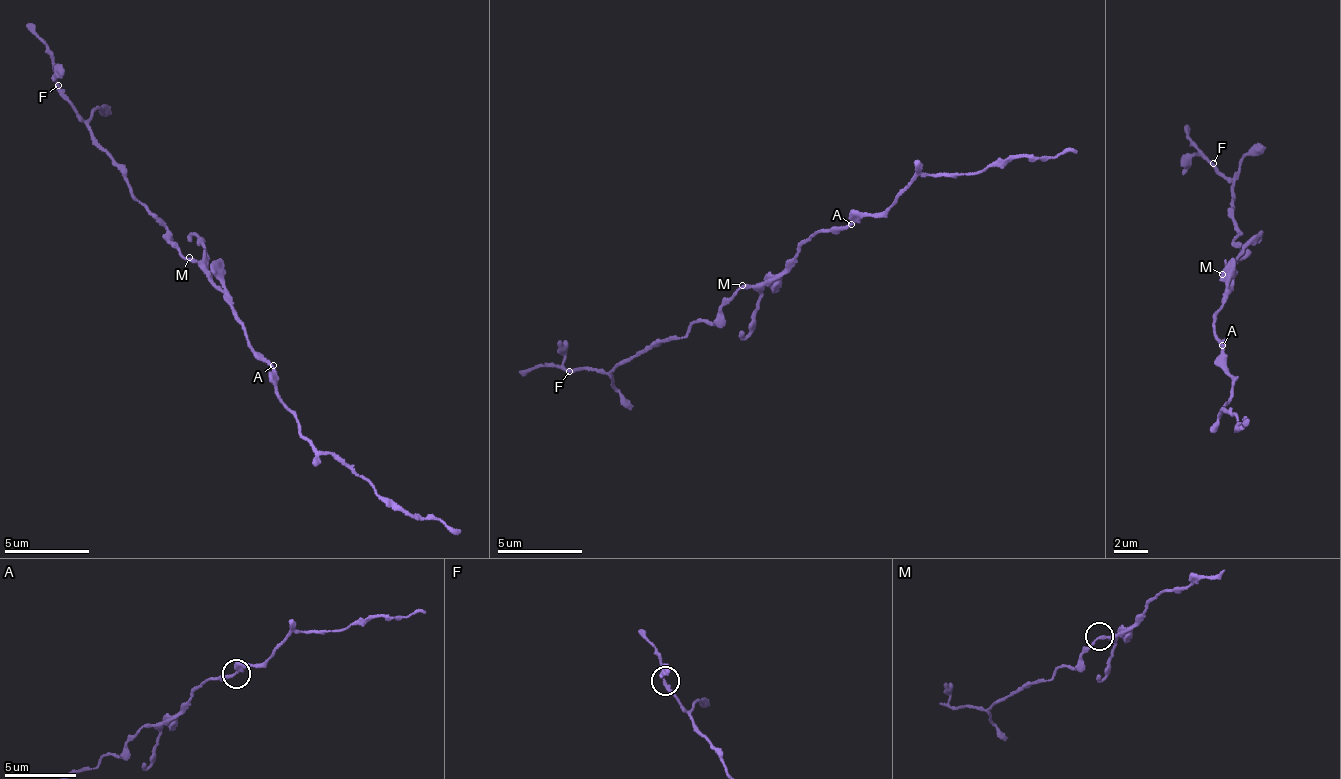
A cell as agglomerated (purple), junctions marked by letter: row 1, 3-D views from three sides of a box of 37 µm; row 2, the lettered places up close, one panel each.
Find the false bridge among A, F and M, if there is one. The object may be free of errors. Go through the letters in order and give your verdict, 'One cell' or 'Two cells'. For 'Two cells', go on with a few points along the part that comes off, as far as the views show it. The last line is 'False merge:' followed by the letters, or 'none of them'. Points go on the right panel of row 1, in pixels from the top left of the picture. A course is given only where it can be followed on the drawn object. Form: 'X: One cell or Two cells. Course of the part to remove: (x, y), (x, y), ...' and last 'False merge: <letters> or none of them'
A: One cell
F: One cell
M: One cell
False merge: none of them

